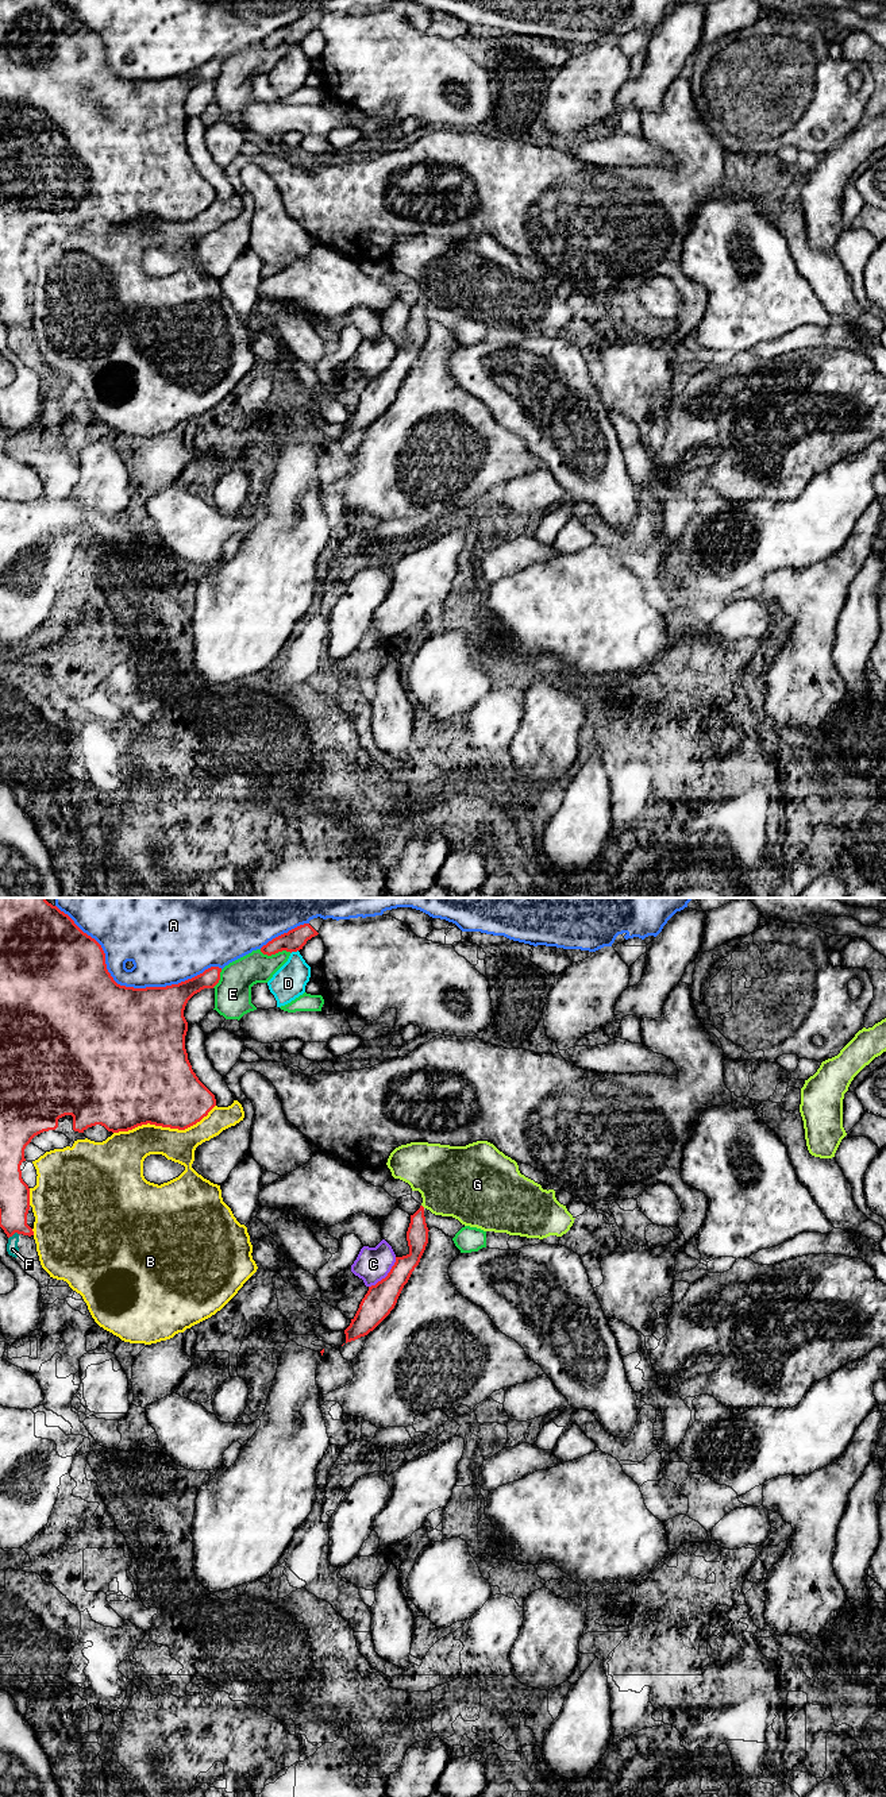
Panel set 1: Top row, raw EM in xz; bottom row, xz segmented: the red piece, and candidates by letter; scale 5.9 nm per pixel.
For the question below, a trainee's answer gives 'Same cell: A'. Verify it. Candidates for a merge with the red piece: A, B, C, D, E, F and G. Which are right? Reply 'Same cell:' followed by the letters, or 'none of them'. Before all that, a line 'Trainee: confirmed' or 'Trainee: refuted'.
Trainee: refuted
Same cell: C

